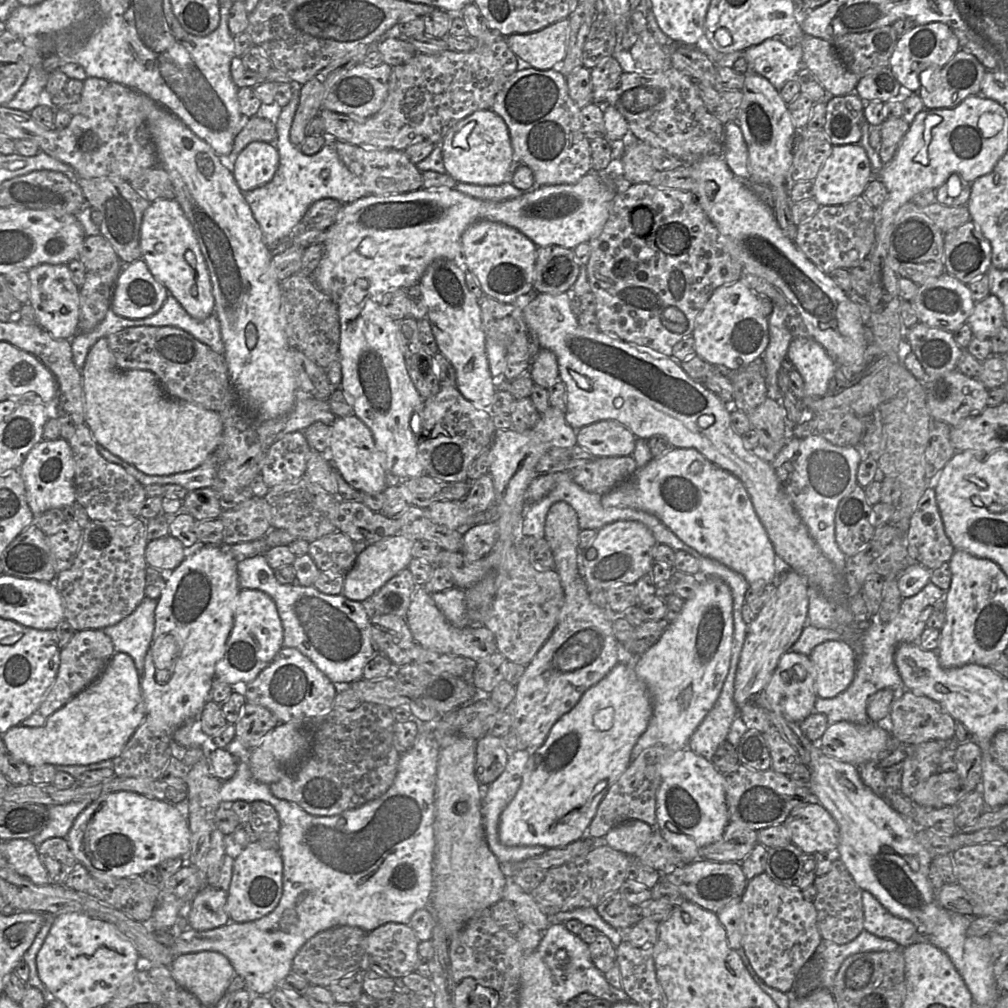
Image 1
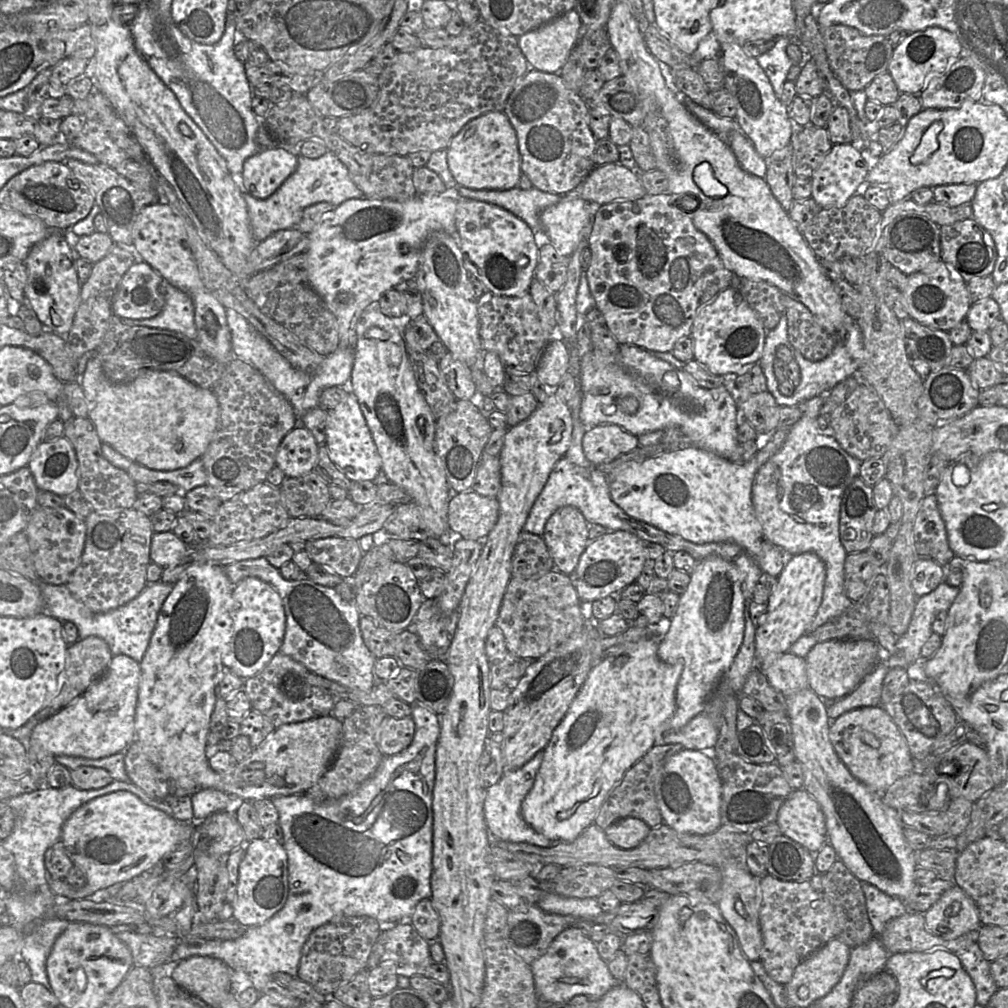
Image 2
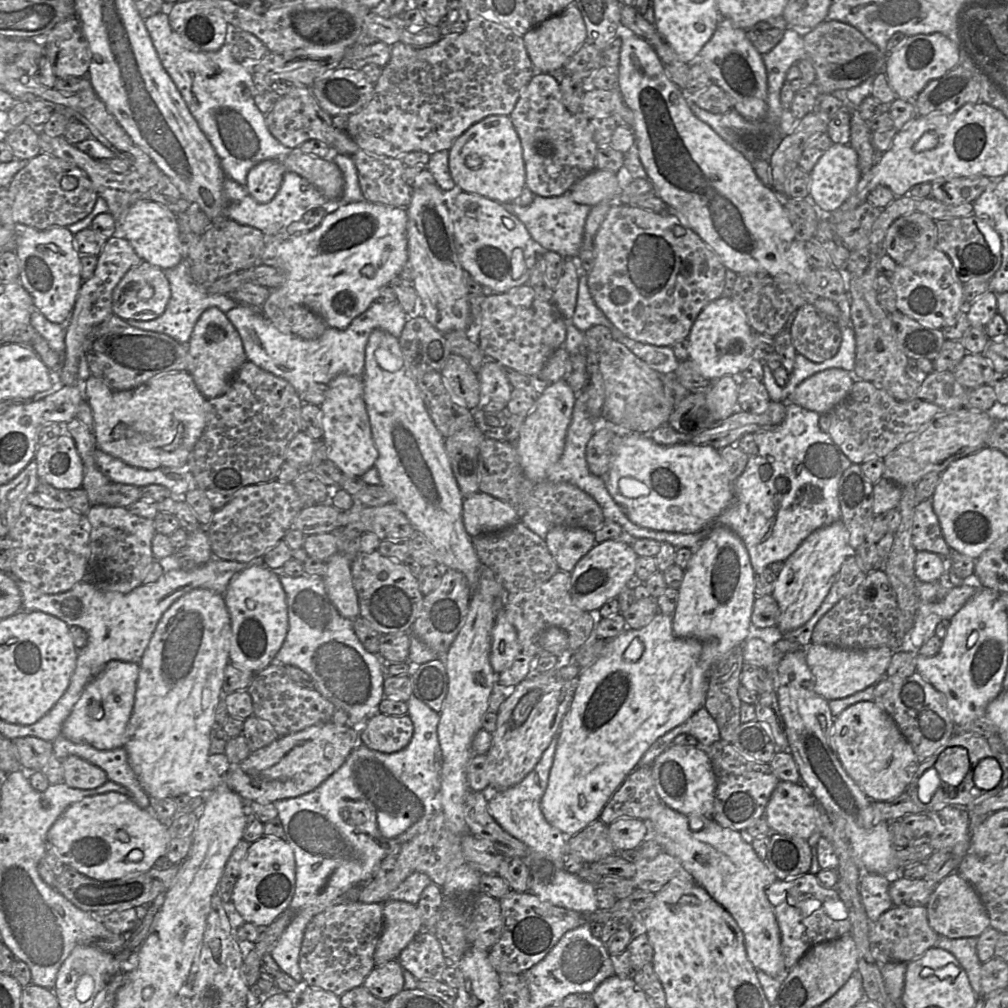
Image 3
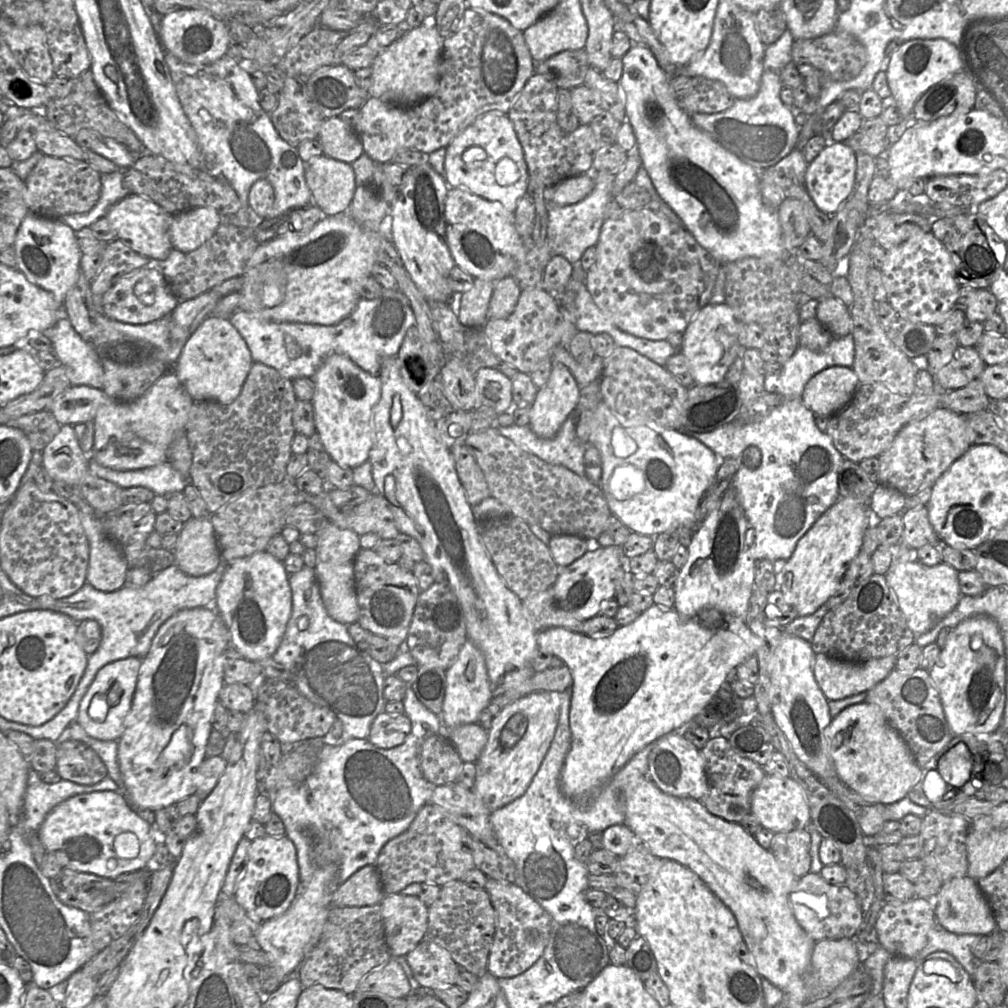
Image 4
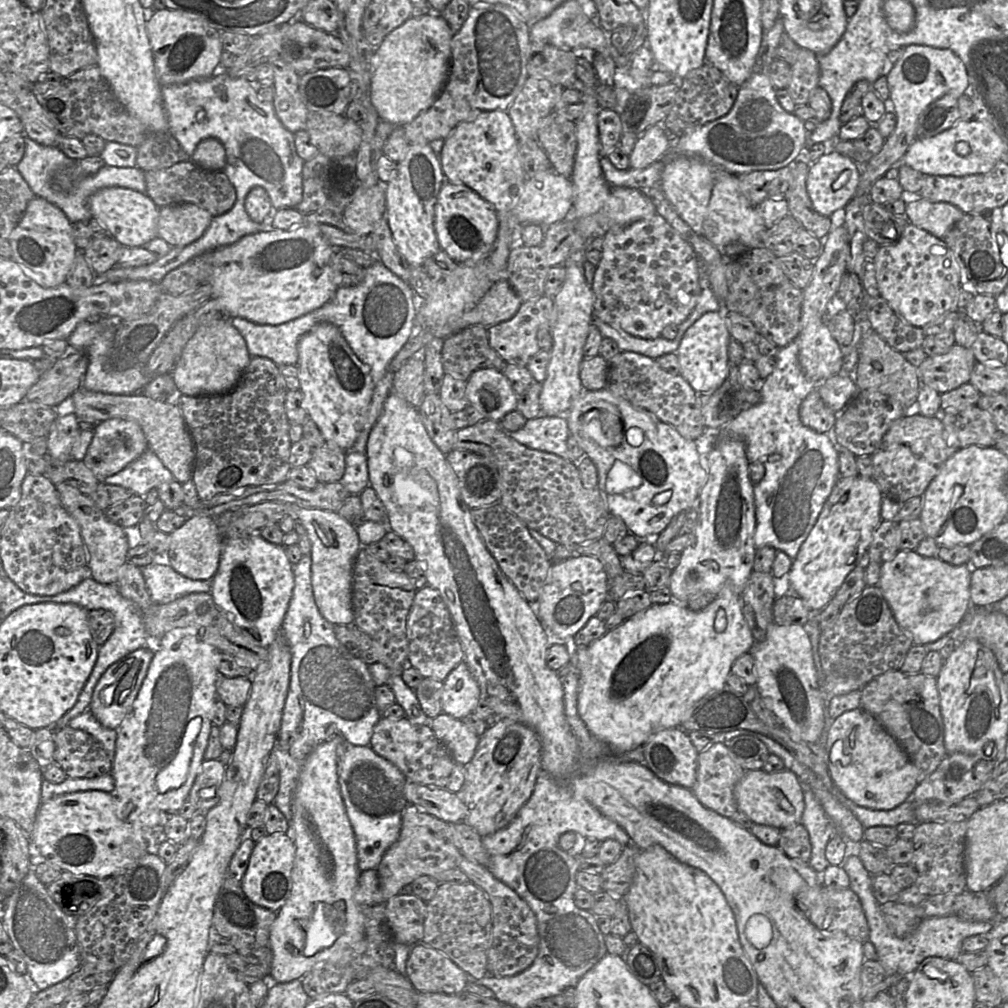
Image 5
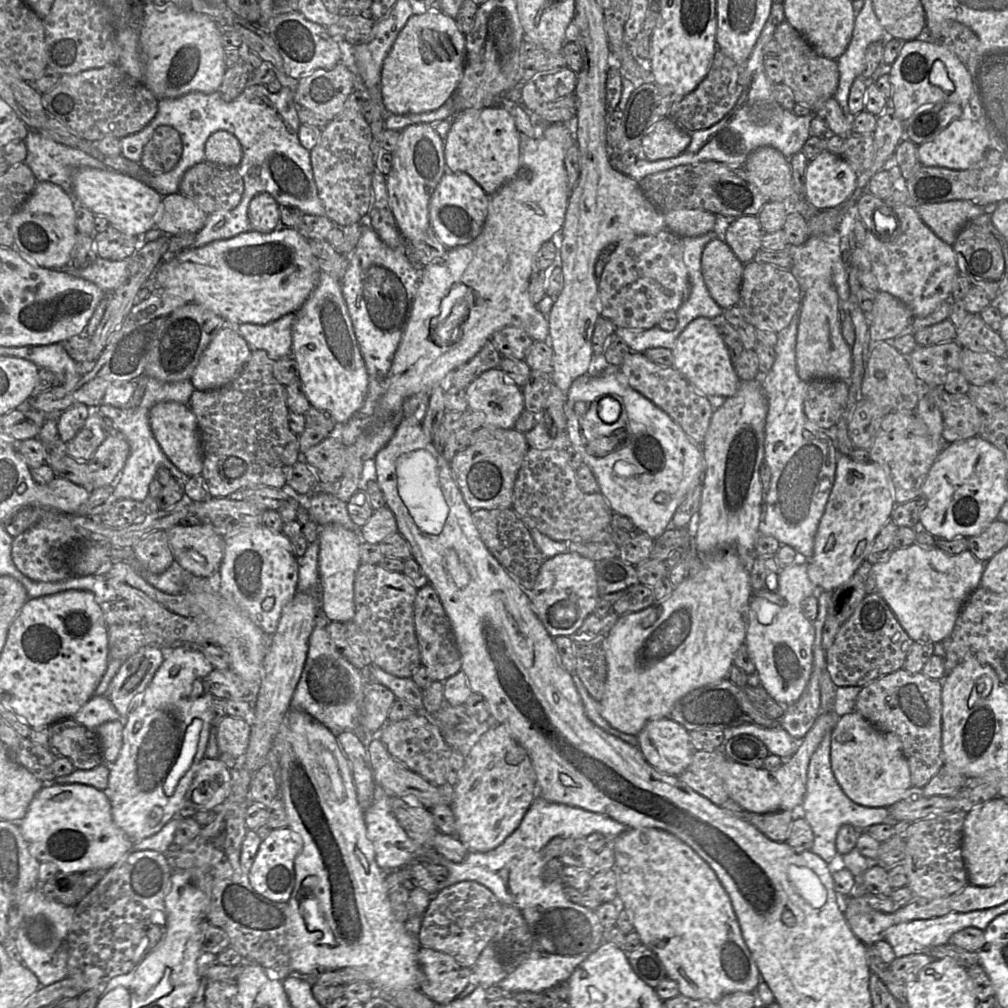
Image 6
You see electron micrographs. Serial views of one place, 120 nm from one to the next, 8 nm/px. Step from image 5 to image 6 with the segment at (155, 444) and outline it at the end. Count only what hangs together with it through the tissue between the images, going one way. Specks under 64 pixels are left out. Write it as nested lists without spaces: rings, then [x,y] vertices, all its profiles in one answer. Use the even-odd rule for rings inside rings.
[[[165,401],[154,405],[149,412],[153,435],[168,459],[189,477],[201,474],[203,467],[201,439],[197,418],[189,406]]]

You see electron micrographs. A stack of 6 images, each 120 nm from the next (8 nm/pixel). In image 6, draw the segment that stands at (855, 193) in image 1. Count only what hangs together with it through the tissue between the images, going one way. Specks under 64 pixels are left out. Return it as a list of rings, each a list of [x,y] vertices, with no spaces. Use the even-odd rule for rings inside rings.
[[[824,150],[807,165],[804,198],[818,210],[836,207],[855,189],[857,175],[841,155]]]

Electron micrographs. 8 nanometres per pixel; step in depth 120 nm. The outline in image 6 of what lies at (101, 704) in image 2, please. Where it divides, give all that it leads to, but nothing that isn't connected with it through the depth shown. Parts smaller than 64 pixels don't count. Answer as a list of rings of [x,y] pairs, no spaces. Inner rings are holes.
[[[145,646],[123,661],[106,694],[122,717],[127,716],[133,700],[150,683],[163,663],[165,653],[158,646]]]

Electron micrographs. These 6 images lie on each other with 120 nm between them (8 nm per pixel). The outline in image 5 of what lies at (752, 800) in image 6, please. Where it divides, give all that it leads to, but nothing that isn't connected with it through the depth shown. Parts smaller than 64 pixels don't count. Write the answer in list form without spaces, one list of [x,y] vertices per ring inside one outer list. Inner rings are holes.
[[[763,769],[746,770],[734,787],[738,811],[745,813],[754,823],[779,829],[801,823],[804,812],[804,790],[795,773],[788,769],[767,773]]]

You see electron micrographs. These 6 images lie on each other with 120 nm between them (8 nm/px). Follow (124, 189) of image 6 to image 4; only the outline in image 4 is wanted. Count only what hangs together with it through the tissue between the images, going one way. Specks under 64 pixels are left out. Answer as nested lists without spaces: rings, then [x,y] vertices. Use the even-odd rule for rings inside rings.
[[[129,194],[112,206],[105,217],[116,238],[151,261],[165,260],[173,249],[170,237],[171,216],[150,199]]]

